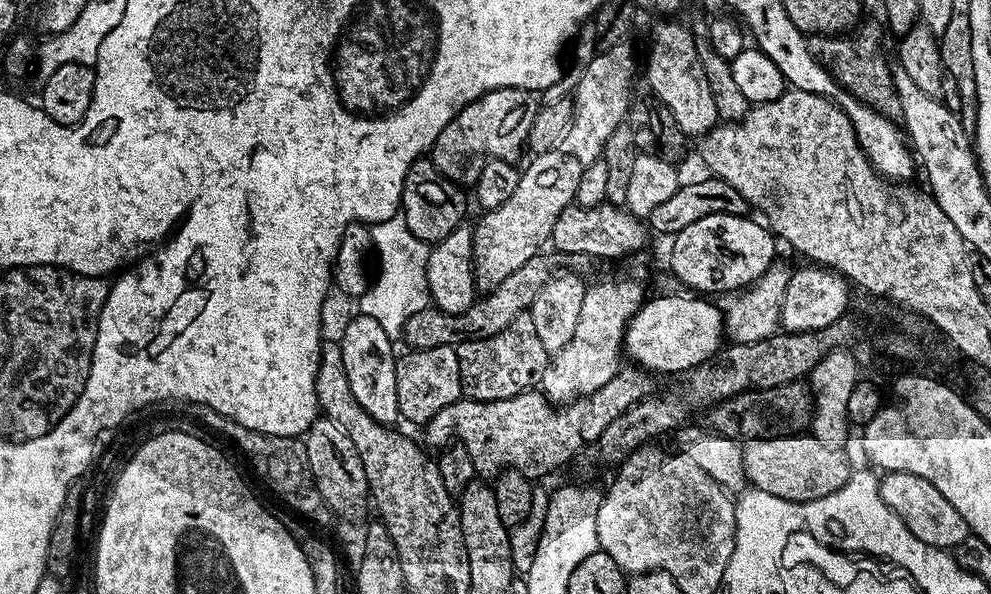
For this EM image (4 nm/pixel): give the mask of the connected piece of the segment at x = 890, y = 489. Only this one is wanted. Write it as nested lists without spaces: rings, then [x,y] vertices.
[[[884,472],[879,482],[882,502],[886,502],[886,506],[906,522],[910,534],[914,534],[914,538],[922,538],[926,546],[955,550],[970,535],[962,514],[958,514],[958,510],[954,510],[954,506],[942,498],[942,493],[926,482],[926,478],[905,472]]]

